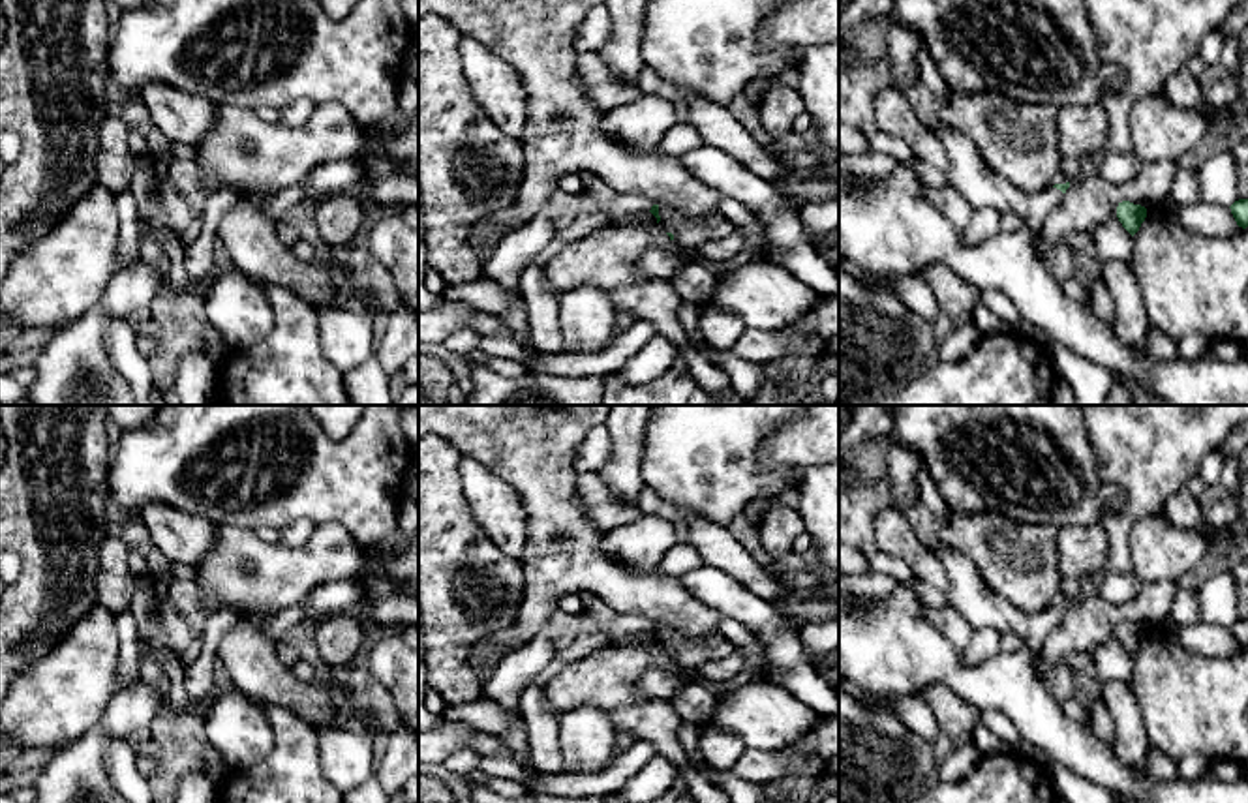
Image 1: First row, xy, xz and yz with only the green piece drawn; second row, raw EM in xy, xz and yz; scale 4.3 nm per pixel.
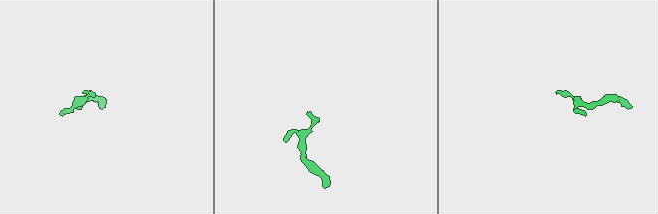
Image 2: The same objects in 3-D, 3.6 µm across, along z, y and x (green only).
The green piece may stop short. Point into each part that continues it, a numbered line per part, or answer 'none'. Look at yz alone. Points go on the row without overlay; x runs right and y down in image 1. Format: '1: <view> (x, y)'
1: yz (969, 595)

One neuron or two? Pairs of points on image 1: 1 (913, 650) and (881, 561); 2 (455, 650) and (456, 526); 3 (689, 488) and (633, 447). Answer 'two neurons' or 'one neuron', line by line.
1: two neurons
2: one neuron
3: two neurons

